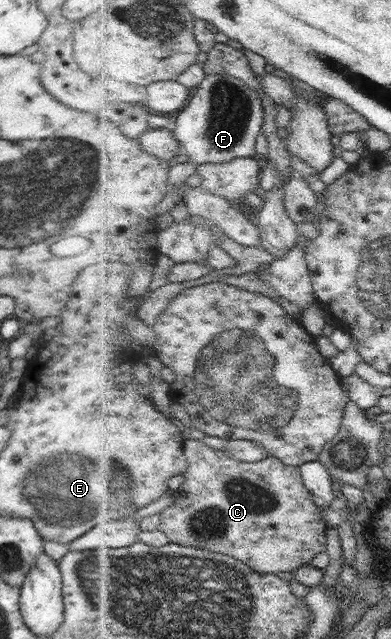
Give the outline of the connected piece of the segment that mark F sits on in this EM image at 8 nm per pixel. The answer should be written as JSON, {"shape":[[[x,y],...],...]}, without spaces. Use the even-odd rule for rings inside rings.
{"shape":[[[207,74],[173,128],[191,161],[200,166],[226,163],[237,157],[256,155],[258,137],[265,127],[265,114],[262,97],[246,81],[228,74]]]}

